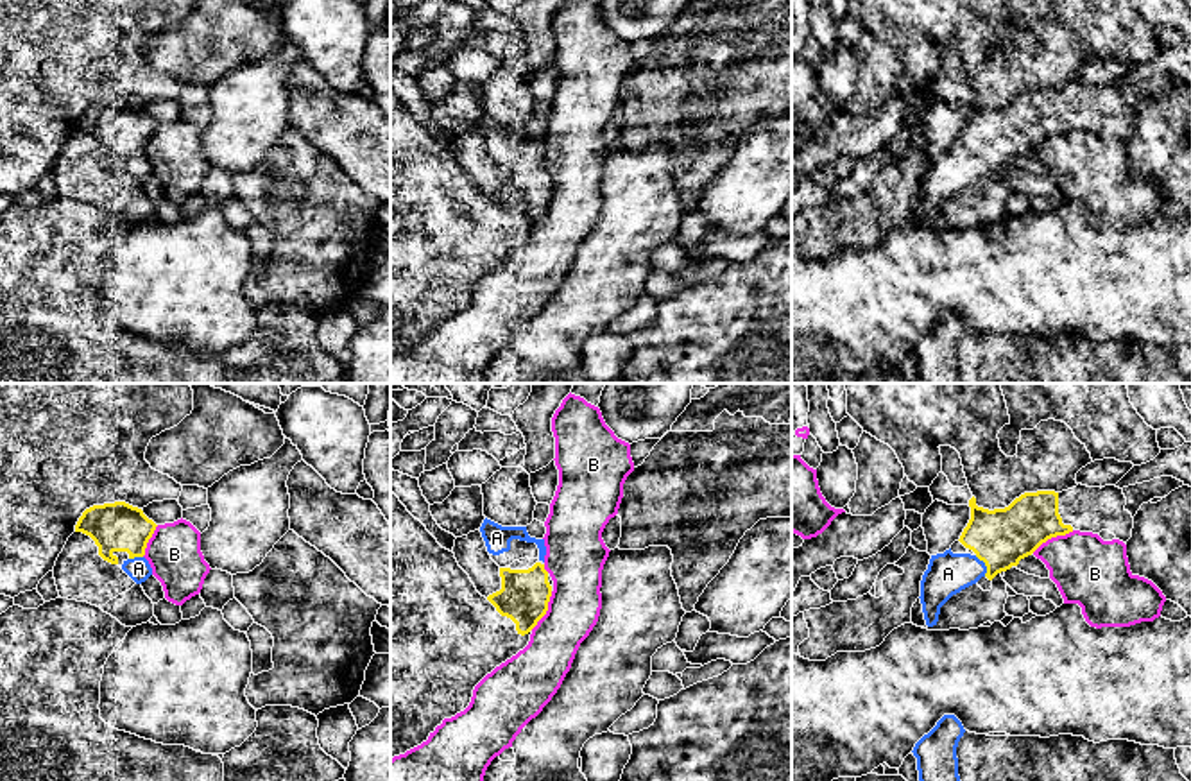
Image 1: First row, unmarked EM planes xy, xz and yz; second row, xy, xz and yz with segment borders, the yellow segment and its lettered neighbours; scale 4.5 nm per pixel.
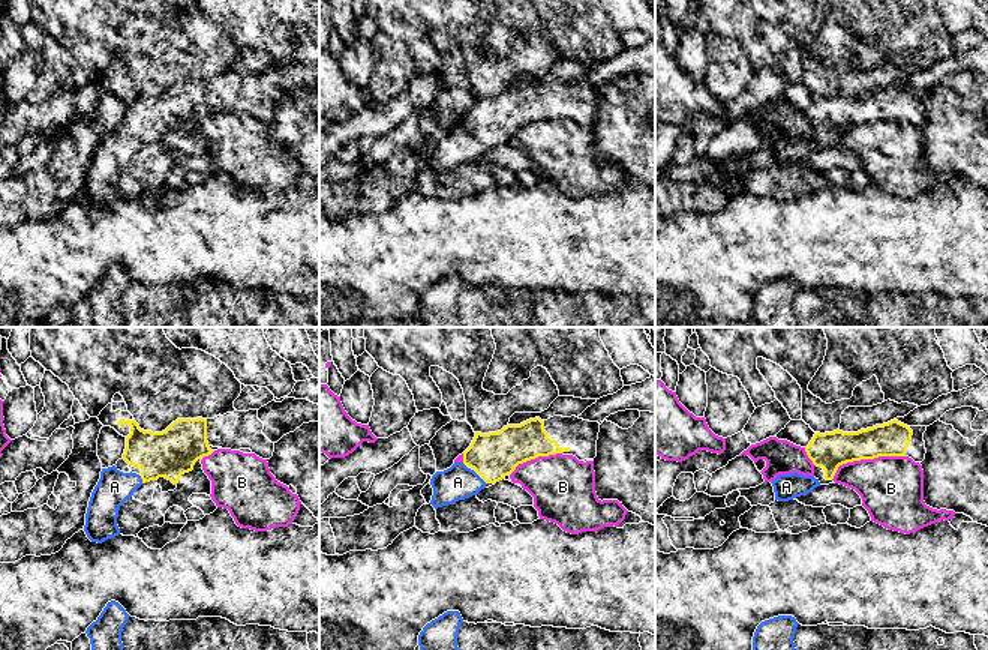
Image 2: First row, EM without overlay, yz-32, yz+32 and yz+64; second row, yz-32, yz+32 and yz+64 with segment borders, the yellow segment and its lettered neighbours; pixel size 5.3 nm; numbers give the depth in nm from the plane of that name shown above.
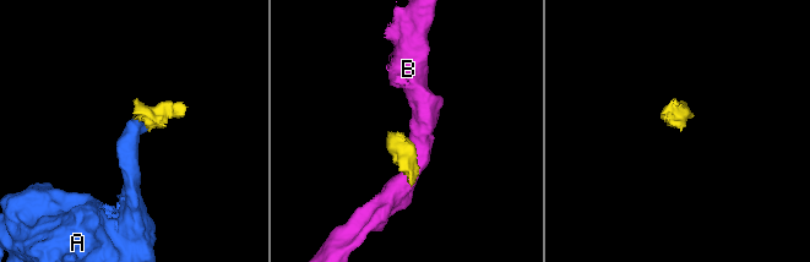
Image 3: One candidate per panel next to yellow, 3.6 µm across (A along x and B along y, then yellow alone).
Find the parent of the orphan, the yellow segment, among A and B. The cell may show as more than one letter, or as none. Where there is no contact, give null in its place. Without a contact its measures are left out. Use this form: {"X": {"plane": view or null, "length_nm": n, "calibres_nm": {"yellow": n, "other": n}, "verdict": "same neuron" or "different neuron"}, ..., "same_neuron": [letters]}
{"A": {"plane": "yz", "length_nm": 110, "calibres_nm": {"yellow": 260, "other": 190}, "verdict": "same neuron"}, "B": {"plane": "yz", "length_nm": 220, "calibres_nm": {"yellow": 260, "other": 300}, "verdict": "different neuron"}, "same_neuron": ["A"]}

